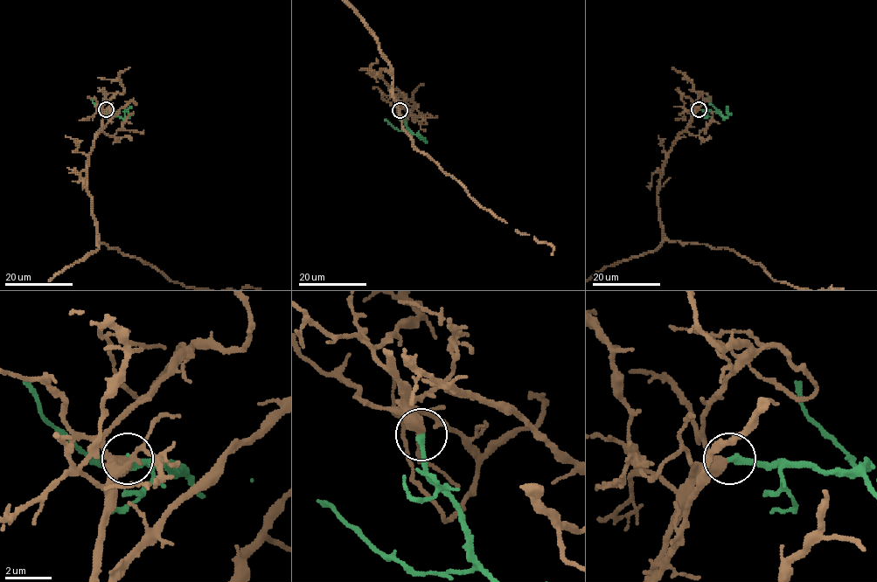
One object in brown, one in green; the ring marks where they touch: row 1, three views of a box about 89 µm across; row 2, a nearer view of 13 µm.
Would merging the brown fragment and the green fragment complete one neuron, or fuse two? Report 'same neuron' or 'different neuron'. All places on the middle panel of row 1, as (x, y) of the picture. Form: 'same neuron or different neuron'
same neuron

